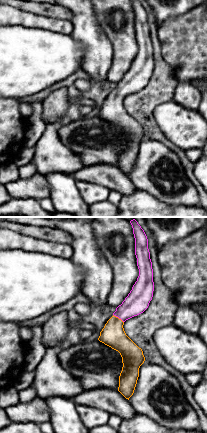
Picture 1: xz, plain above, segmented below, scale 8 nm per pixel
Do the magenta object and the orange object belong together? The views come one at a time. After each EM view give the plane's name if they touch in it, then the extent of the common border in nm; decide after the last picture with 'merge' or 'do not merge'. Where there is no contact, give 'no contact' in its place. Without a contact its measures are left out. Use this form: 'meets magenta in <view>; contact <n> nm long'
meets magenta in xz; contact 110 nm long

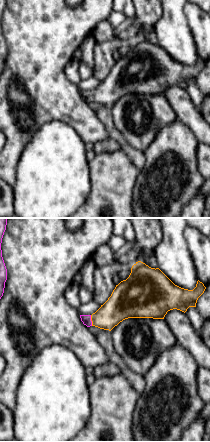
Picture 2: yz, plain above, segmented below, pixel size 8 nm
meets magenta in yz; contact 90 nm long

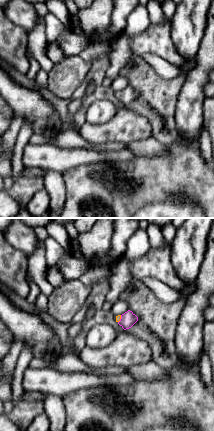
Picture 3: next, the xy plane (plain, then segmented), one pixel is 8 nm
meets magenta in xy; contact 70 nm long

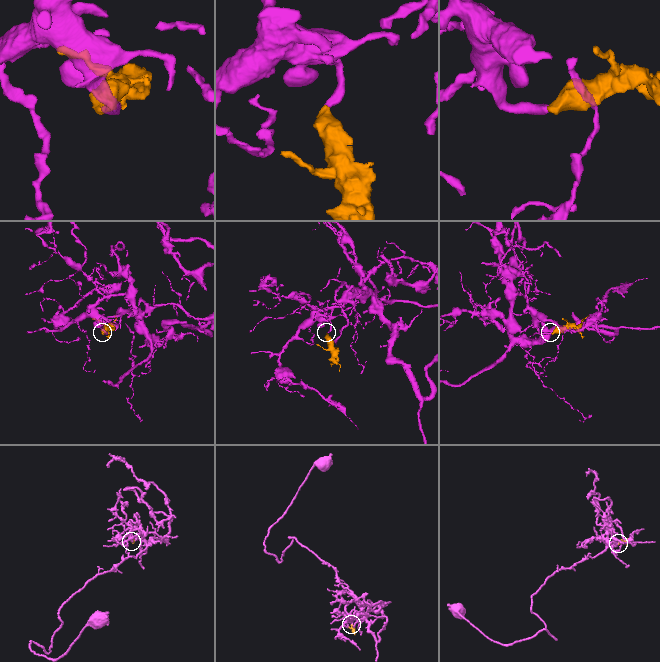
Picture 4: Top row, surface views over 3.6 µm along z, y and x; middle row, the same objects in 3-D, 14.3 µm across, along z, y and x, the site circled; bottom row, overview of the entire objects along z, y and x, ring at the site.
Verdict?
merge

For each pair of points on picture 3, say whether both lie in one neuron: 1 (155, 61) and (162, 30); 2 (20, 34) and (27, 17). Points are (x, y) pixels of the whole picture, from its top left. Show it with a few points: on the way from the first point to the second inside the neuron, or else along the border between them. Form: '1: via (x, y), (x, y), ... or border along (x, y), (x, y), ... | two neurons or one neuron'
1: border along (140, 54), (155, 53), (177, 66) | two neurons
2: border along (10, 20), (28, 32) | two neurons

